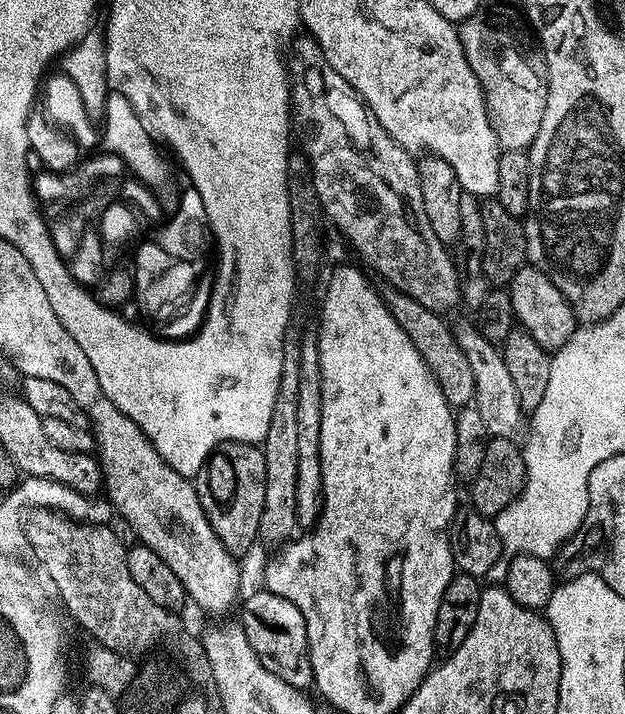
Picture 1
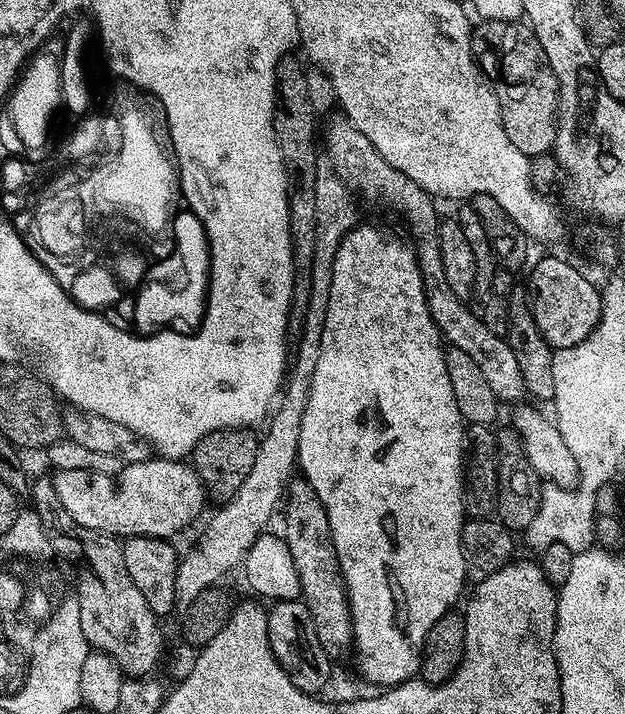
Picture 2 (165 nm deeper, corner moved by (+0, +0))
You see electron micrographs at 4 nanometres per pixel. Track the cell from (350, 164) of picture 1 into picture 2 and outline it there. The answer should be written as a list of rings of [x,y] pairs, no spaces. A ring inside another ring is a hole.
[[[347,118],[339,119],[328,128],[328,156],[332,159],[331,167],[340,173],[344,183],[363,203],[365,200],[376,208],[389,208],[390,211],[397,212],[408,223],[409,230],[416,235],[414,247],[416,260],[420,264],[420,273],[424,279],[424,293],[428,299],[432,321],[440,327],[441,337],[451,347],[466,350],[466,354],[474,358],[475,364],[482,369],[486,382],[490,382],[490,390],[494,390],[497,401],[523,401],[526,393],[522,382],[522,370],[518,370],[514,350],[510,350],[507,339],[485,324],[477,313],[475,316],[464,305],[467,304],[465,297],[454,294],[454,290],[450,290],[450,282],[446,282],[446,270],[442,270],[442,250],[438,231],[442,220],[441,217],[436,217],[437,201],[429,192],[422,190],[418,182],[394,170],[394,166],[390,166],[390,162],[386,162],[386,158],[382,158],[382,154],[374,150],[366,134],[357,130]]]

